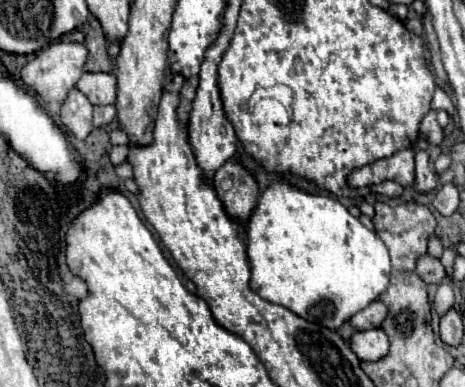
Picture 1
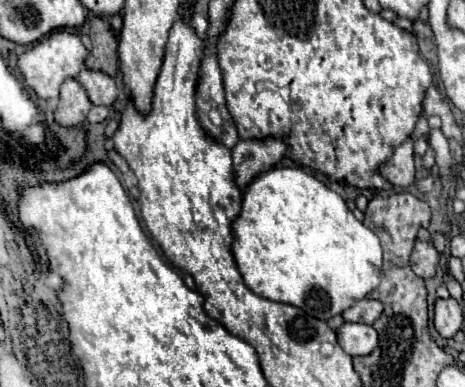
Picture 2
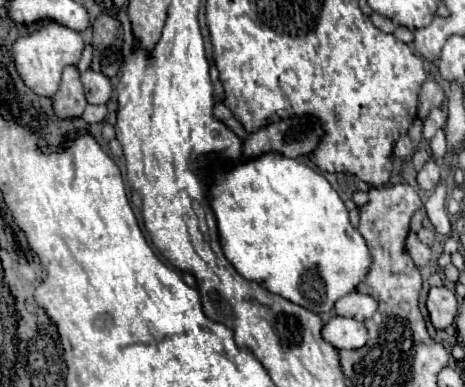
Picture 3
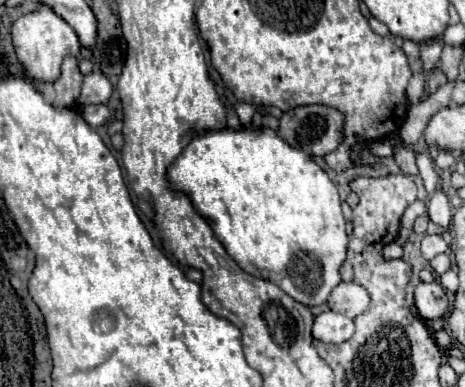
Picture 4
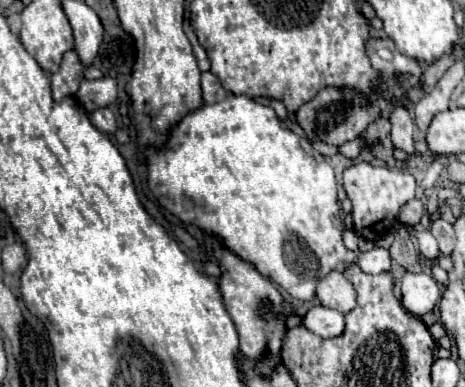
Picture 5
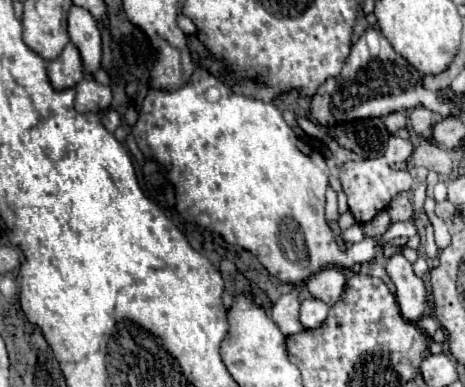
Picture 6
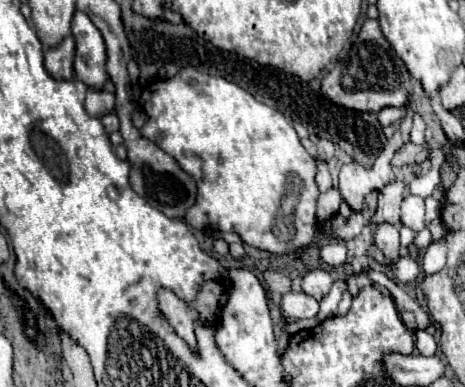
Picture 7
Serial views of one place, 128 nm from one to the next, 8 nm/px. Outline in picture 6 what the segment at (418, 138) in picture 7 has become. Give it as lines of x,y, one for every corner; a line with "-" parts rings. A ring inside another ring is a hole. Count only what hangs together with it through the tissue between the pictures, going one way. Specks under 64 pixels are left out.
422,106
414,108
412,114
410,114
410,122
412,122
412,130
416,136
426,136
432,128
432,120
434,120
434,114

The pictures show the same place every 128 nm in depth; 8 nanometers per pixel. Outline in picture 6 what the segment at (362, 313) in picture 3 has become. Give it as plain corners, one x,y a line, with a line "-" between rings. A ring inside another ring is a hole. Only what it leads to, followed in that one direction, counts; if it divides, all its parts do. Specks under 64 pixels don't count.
324,268
316,276
308,278
306,288
314,298
326,302
328,306
334,306
338,302
340,294
344,292
344,284
346,284
346,280
344,280
342,272
338,272
336,268

